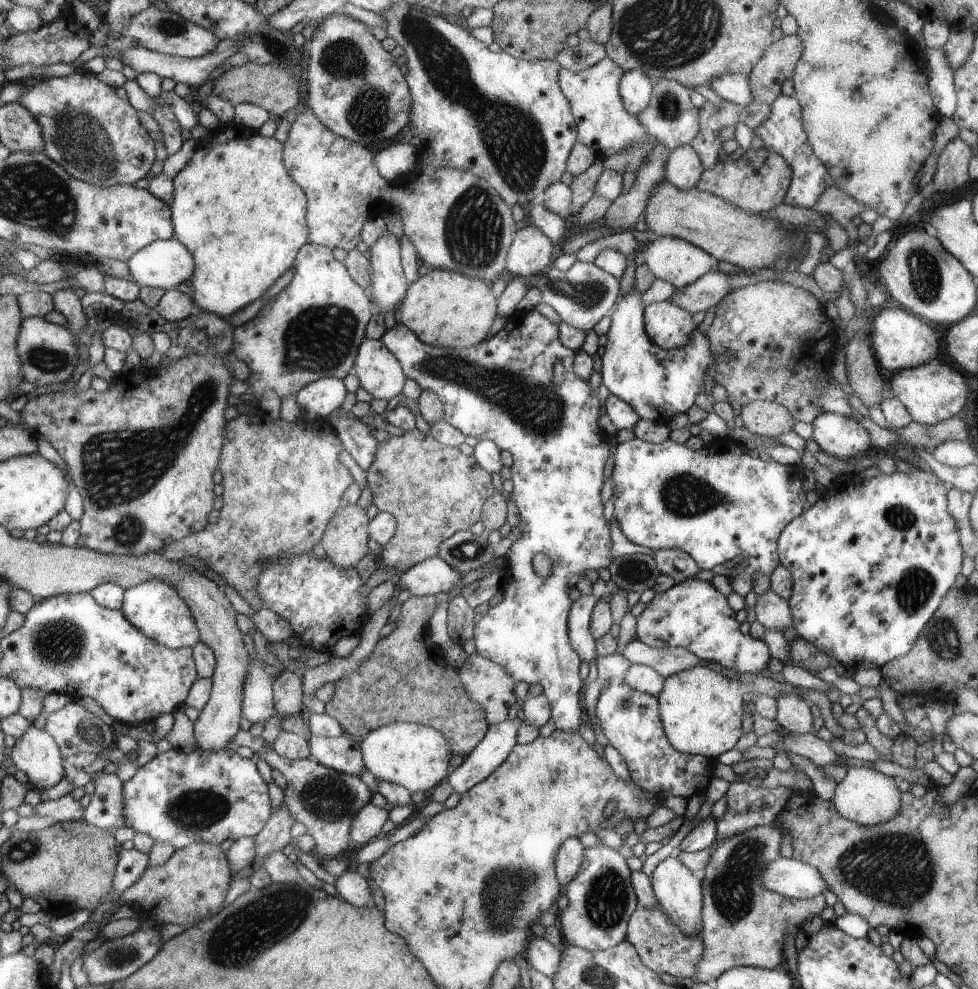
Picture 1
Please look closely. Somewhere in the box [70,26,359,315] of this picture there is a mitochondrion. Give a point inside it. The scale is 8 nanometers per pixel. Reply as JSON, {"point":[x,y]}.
{"point":[271,44]}

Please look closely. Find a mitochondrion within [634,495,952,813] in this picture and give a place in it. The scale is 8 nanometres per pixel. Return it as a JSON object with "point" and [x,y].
{"point":[916,586]}

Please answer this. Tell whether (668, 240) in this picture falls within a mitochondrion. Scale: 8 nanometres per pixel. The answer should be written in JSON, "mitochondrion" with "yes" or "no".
{"mitochondrion":"no"}

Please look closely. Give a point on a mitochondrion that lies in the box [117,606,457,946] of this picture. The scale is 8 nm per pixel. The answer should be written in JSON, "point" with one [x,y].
{"point":[195,810]}

